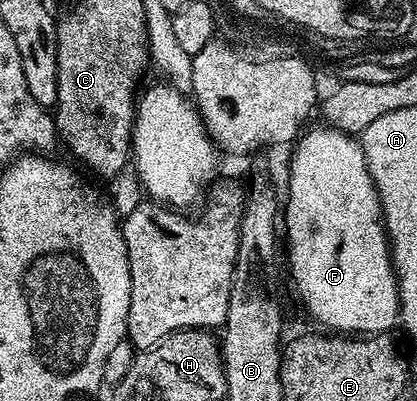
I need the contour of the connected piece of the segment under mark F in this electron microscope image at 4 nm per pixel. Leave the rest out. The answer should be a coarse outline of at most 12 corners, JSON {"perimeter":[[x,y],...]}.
{"perimeter":[[309,128],[282,229],[324,331],[384,335],[400,288],[359,140]]}

